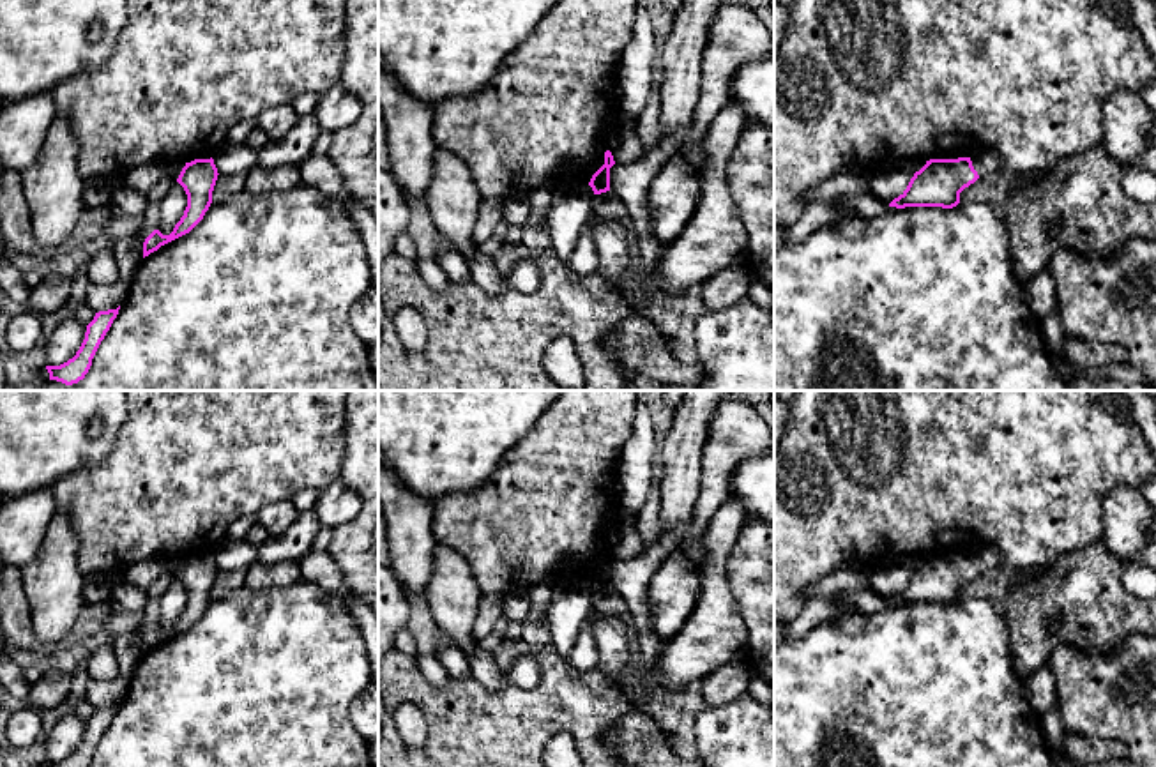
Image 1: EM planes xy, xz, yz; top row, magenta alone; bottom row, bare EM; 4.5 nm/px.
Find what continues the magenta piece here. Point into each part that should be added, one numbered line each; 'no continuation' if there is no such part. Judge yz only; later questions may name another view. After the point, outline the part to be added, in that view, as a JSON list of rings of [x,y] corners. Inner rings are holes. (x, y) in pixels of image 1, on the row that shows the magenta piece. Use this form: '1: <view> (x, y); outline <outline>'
1: yz (985, 163); outline [[[979,150],[970,161],[979,177],[992,175],[1002,168],[1000,157],[995,150]]]

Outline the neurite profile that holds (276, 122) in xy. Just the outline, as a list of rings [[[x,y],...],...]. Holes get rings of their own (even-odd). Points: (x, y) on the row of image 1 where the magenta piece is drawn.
[[[283,104],[265,110],[258,118],[258,127],[263,129],[269,140],[285,136],[299,120],[292,104]]]

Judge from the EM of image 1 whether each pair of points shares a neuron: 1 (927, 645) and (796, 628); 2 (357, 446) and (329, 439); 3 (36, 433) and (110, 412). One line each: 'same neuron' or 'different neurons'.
1: different neurons
2: different neurons
3: same neuron

